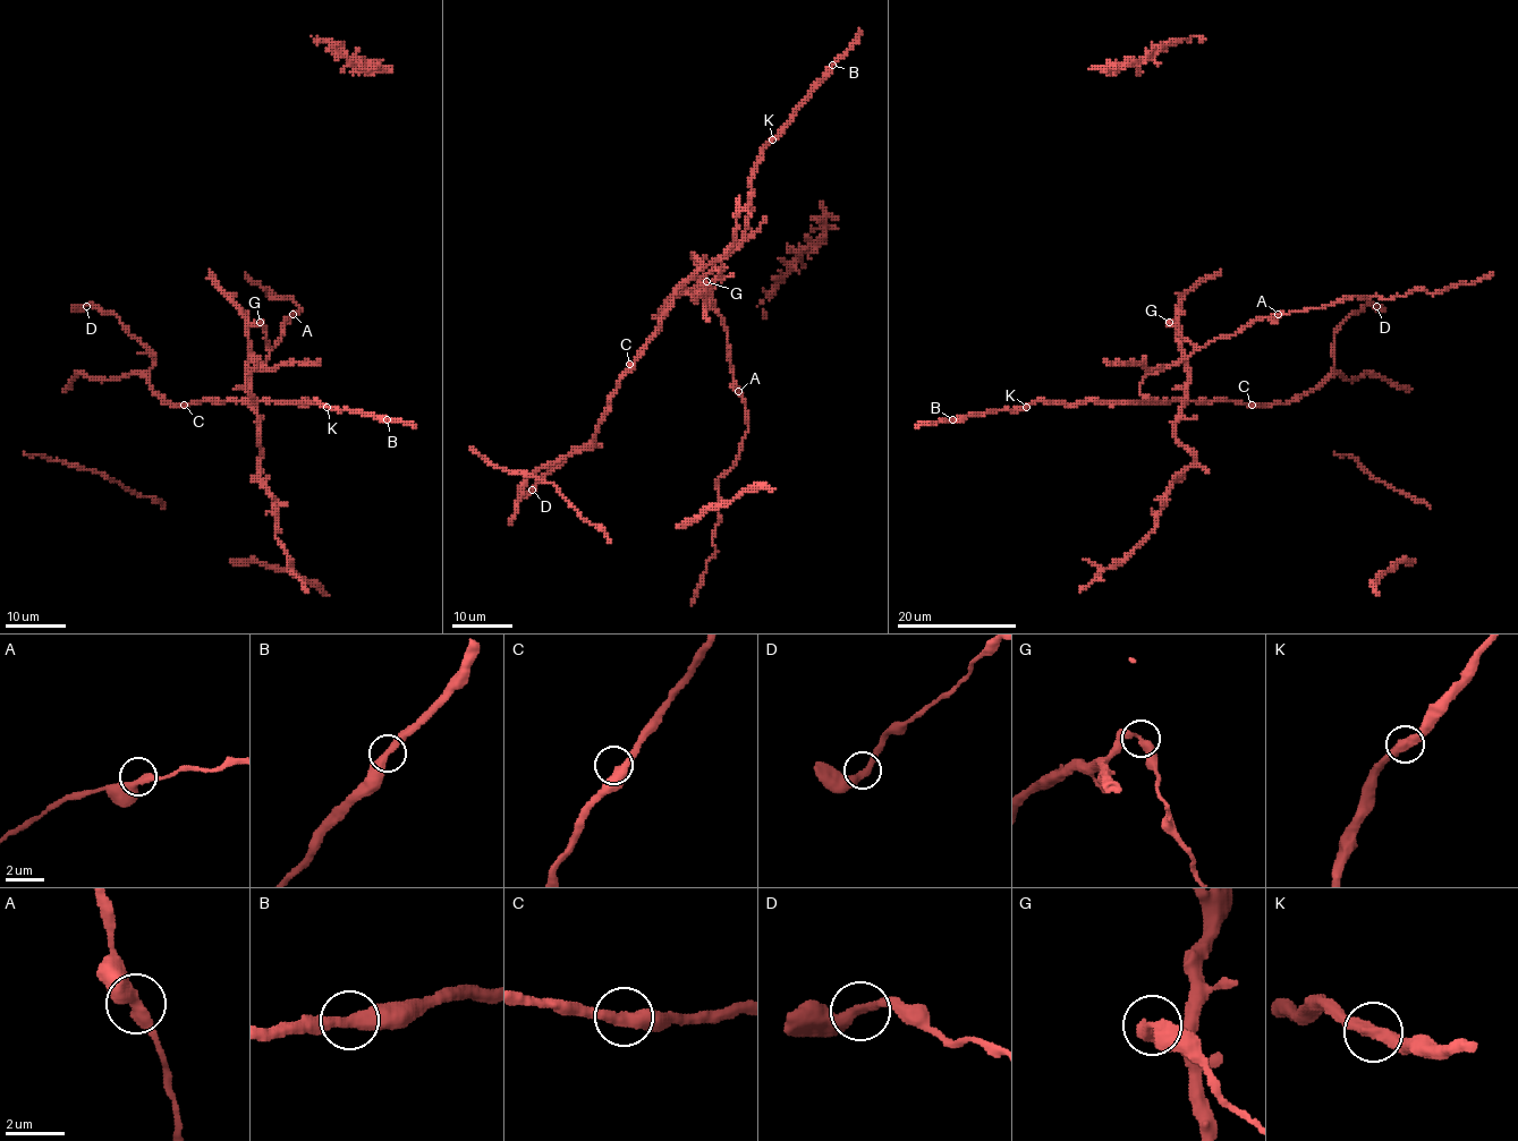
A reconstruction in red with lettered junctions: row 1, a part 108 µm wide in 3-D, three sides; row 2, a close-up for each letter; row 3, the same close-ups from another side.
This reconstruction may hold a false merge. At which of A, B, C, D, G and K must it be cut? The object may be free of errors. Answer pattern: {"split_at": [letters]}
{"split_at": ["G"]}

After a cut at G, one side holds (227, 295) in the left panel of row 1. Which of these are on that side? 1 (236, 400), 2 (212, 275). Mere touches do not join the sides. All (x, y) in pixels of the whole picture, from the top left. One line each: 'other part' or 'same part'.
1: other part
2: same part

